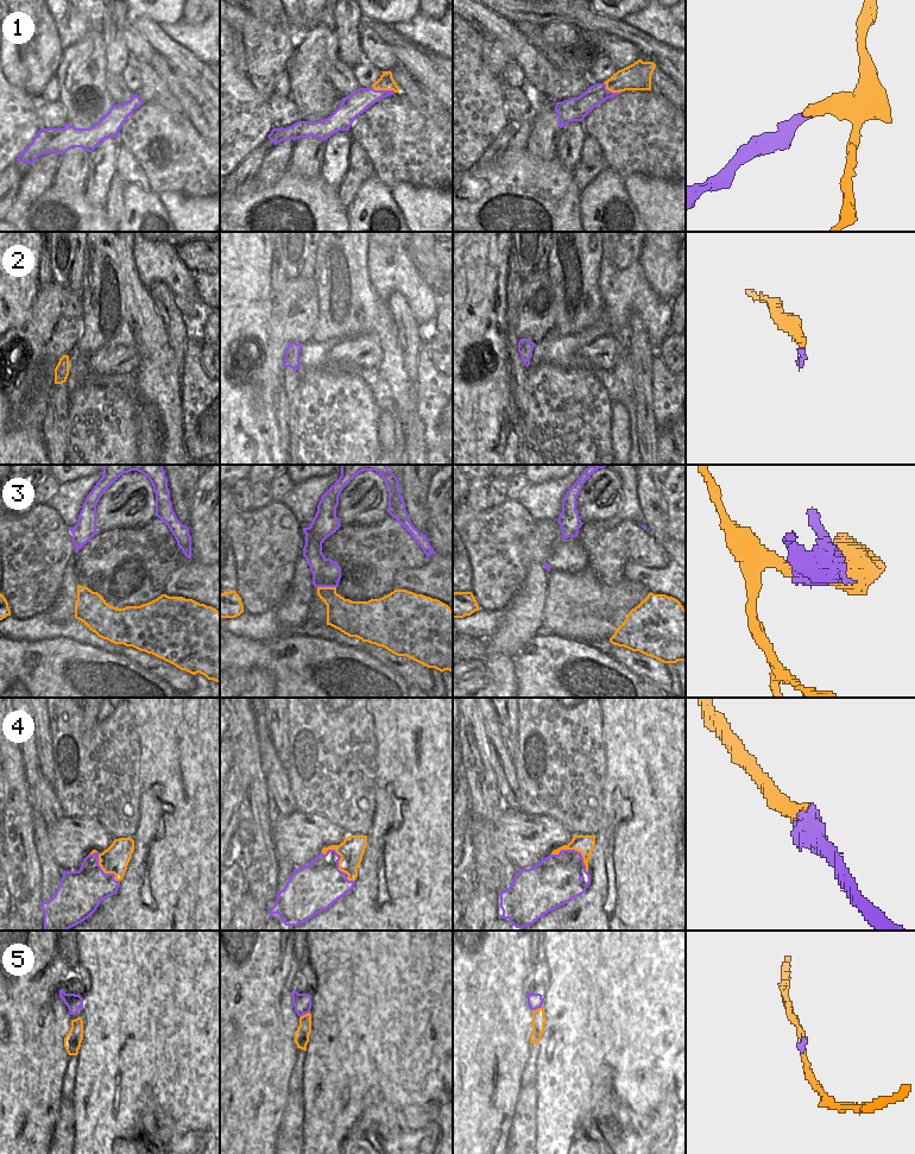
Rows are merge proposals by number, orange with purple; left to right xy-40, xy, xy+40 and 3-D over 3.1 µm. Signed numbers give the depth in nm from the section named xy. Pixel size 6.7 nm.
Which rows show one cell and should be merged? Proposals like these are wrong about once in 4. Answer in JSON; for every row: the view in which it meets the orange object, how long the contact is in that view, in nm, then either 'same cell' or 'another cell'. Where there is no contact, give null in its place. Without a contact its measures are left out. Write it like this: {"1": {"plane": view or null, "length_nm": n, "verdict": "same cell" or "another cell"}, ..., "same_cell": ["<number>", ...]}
{"1": {"plane": "xy", "length_nm": 170, "verdict": "another cell"}, "2": {"plane": null, "verdict": "same cell"}, "3": {"plane": "xy", "length_nm": 130, "verdict": "another cell"}, "4": {"plane": "xy", "length_nm": 300, "verdict": "same cell"}, "5": {"plane": "xy", "length_nm": 80, "verdict": "another cell"}, "same_cell": ["2", "4"]}

